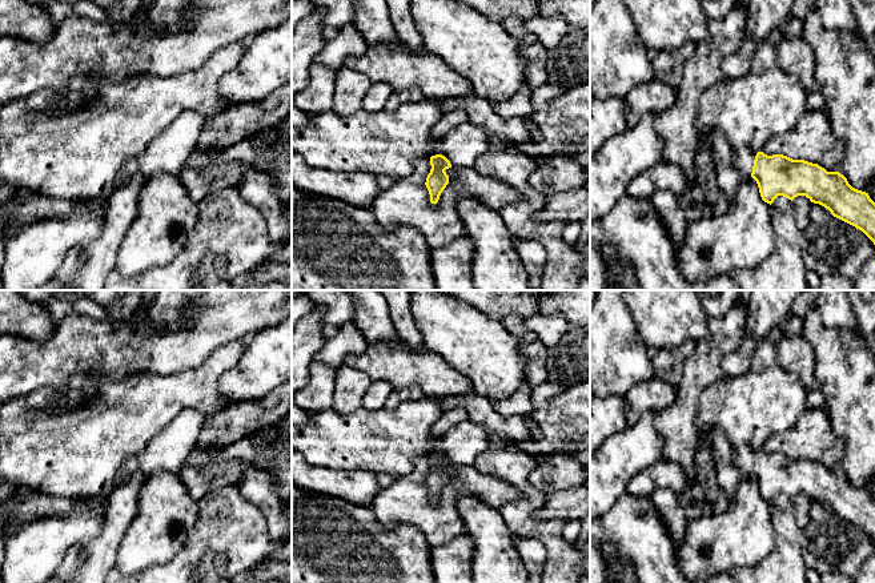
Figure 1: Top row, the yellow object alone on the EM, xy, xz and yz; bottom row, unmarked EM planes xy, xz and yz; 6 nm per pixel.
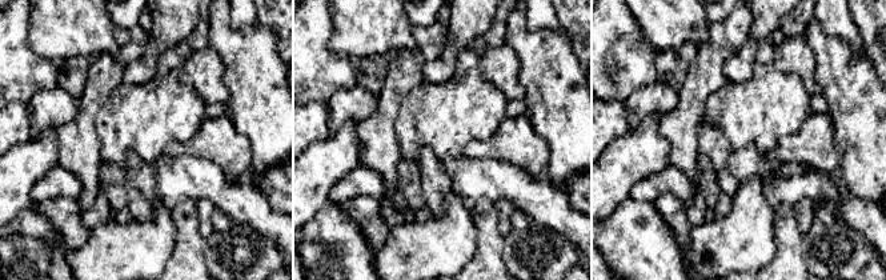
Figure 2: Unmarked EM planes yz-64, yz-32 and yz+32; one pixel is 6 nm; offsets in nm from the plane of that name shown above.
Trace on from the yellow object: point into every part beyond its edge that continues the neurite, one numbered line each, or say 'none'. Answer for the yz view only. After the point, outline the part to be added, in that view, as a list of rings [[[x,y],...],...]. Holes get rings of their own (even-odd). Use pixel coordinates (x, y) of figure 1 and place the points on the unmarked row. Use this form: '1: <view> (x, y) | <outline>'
1: yz (743, 457) | [[[750,445],[732,449],[732,463],[746,475],[751,474],[754,458],[758,450]]]

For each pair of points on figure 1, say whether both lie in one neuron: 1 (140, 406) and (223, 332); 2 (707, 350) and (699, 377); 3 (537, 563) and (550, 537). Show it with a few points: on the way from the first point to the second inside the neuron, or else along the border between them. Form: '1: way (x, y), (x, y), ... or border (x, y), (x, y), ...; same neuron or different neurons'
1: border (207, 357), (196, 366), (167, 374), (147, 372); different neurons
2: way (707, 357), (699, 370); same neuron
3: border (518, 537), (542, 545), (544, 569); different neurons

